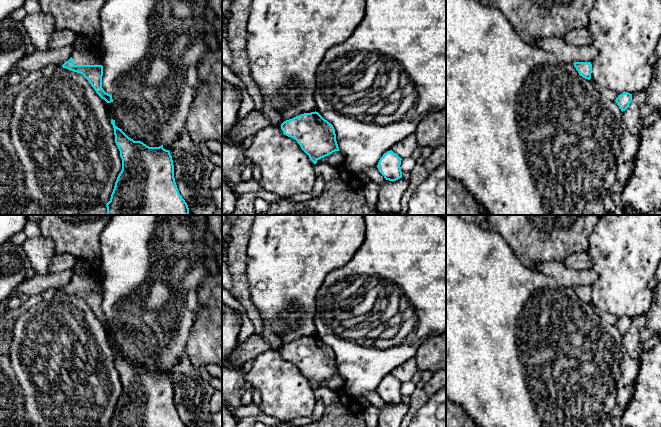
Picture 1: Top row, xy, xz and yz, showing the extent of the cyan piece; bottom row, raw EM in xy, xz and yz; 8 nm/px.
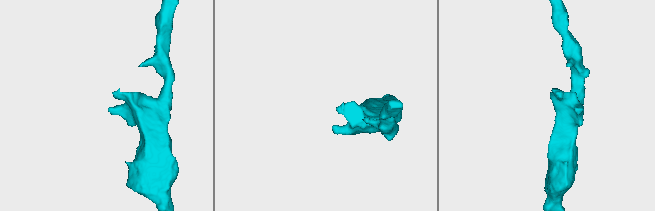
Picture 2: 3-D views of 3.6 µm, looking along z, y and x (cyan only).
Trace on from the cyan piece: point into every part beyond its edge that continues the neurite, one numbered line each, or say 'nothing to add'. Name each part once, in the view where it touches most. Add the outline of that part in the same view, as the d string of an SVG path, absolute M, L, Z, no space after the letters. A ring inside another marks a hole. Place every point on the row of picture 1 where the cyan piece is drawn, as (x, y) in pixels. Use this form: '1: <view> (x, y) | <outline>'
1: xy (91, 55) | M98 45L87 46L83 50L74 49L74 65L102 65L102 51Z

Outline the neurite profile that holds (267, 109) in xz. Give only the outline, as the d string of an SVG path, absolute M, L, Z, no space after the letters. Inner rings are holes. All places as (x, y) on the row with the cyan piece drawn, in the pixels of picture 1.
M262 96L263 108L262 111L270 121L270 126L278 126L282 119L281 115L274 111L272 103L268 97Z

